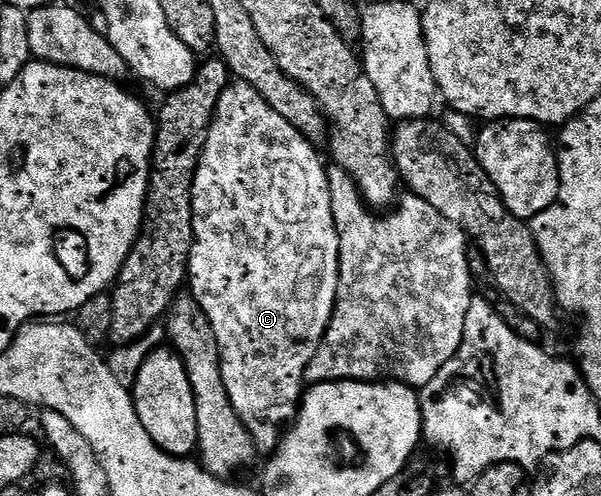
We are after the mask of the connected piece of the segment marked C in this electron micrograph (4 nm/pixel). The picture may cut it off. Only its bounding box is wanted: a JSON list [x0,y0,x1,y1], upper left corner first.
[186,82,340,454]

